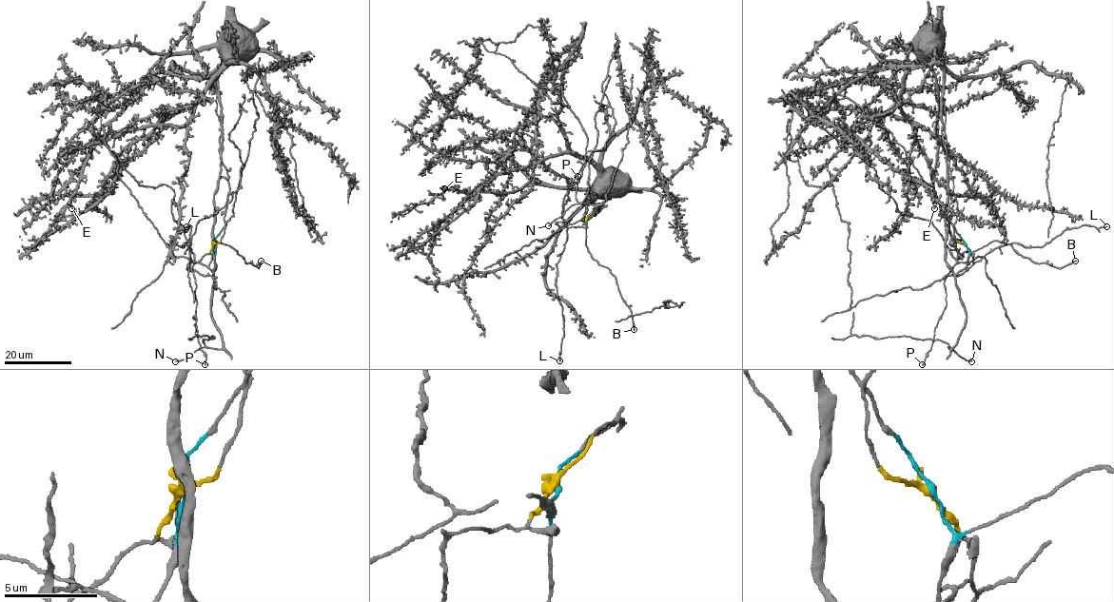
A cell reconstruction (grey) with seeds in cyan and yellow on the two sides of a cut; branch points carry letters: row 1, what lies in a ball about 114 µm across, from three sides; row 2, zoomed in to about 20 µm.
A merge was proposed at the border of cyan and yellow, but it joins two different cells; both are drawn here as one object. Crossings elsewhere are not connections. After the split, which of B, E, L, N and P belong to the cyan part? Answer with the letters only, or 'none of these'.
B, E, N, P

